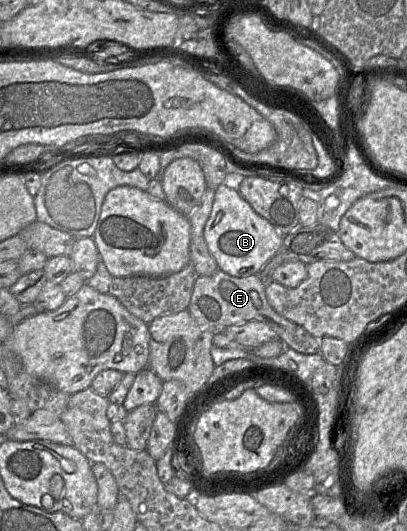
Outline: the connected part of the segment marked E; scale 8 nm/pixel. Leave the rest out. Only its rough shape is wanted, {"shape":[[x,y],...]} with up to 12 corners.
{"shape":[[218,269],[194,283],[202,329],[260,321],[286,347],[321,354],[320,339],[272,308],[266,281]]}

